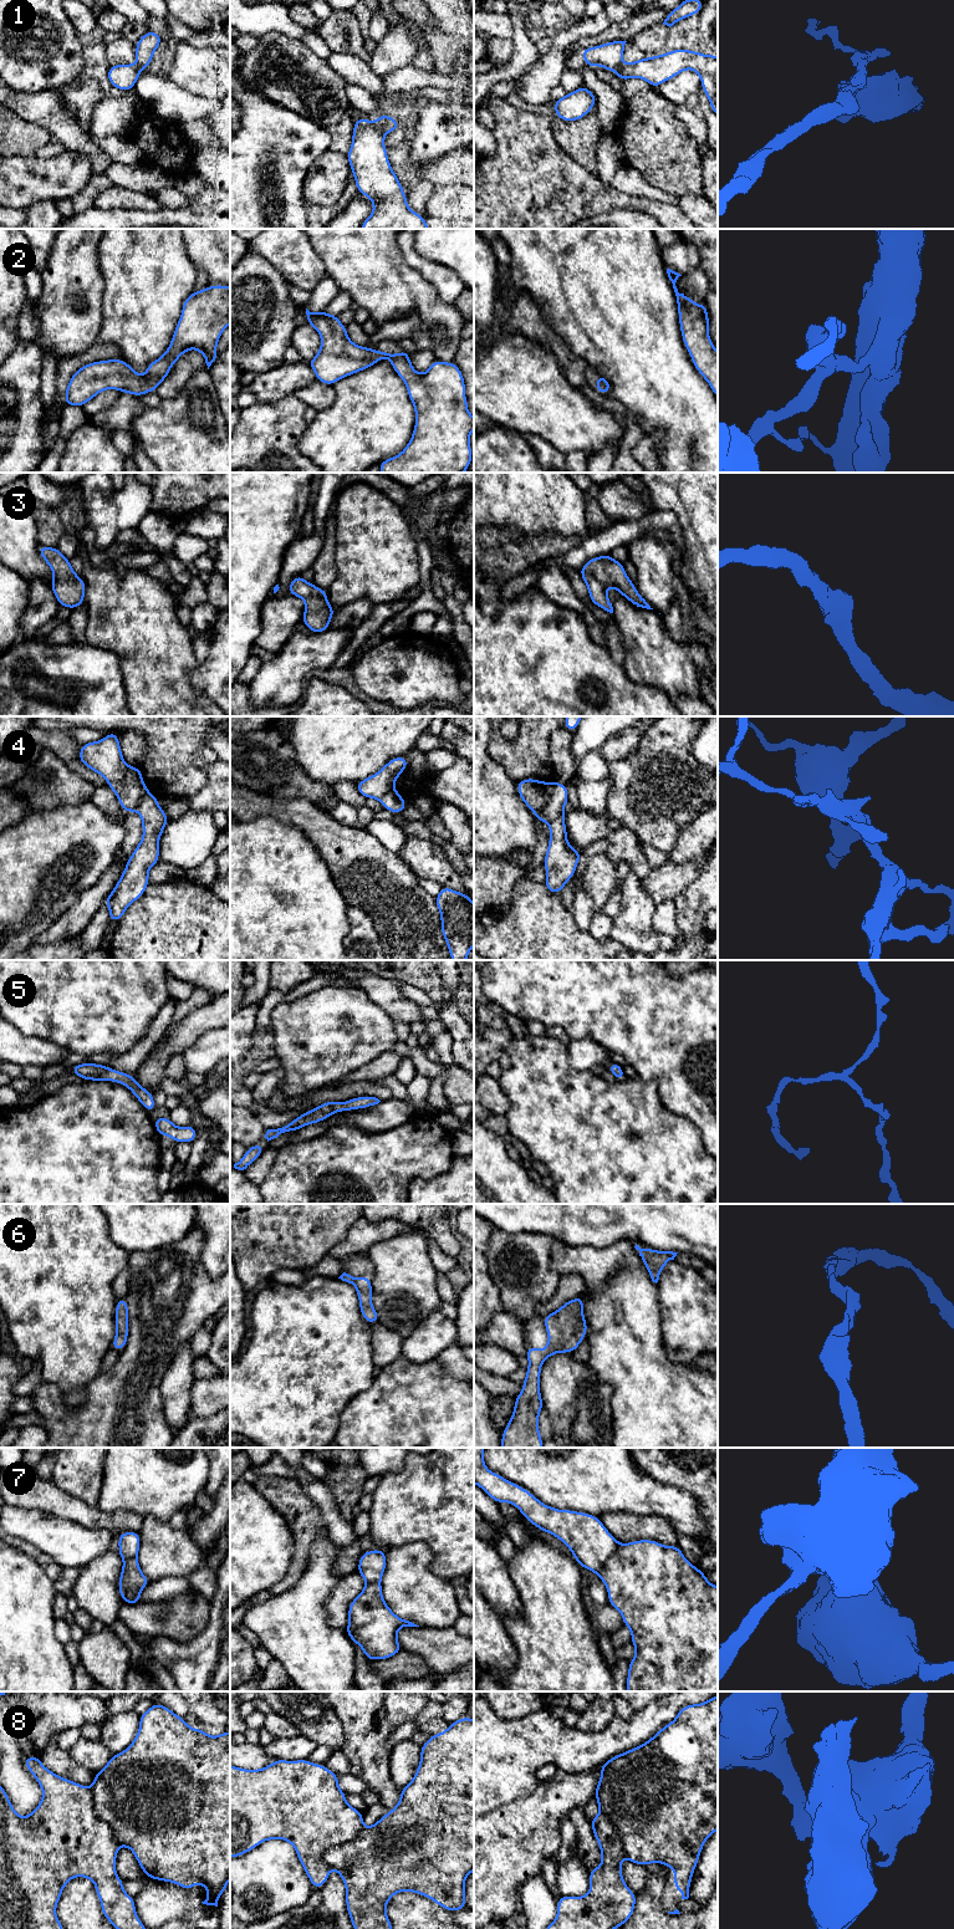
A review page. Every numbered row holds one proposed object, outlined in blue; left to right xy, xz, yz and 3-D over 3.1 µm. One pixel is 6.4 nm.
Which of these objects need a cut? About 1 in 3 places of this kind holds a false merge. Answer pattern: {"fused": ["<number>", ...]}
{"fused": ["1", "4", "5", "7", "8"]}

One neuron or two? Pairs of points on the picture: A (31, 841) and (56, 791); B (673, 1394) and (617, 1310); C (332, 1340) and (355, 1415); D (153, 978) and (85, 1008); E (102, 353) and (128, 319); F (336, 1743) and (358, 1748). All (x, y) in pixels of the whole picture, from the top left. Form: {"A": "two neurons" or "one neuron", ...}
{"A": "two neurons", "B": "one neuron", "C": "two neurons", "D": "one neuron", "E": "two neurons", "F": "two neurons"}

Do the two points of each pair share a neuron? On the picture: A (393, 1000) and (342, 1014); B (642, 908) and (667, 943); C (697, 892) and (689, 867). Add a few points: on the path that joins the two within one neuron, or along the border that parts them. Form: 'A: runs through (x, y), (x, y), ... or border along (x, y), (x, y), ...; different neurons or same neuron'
A: border along (355, 985), (362, 989), (394, 1022); different neurons
B: border along (657, 933), (659, 947); different neurons
C: border along (704, 863), (699, 873), (673, 898); different neurons

